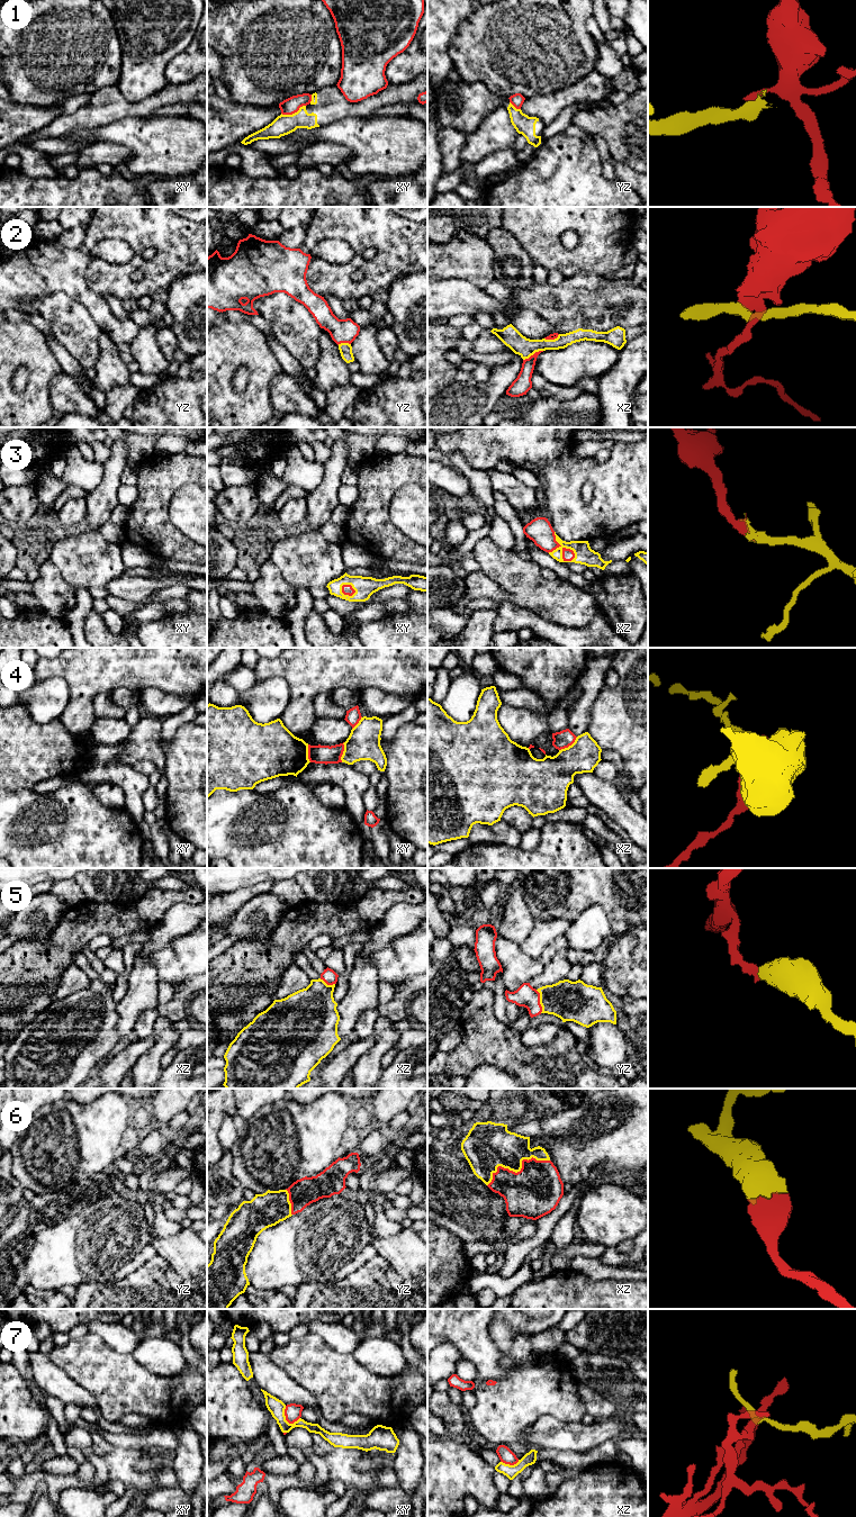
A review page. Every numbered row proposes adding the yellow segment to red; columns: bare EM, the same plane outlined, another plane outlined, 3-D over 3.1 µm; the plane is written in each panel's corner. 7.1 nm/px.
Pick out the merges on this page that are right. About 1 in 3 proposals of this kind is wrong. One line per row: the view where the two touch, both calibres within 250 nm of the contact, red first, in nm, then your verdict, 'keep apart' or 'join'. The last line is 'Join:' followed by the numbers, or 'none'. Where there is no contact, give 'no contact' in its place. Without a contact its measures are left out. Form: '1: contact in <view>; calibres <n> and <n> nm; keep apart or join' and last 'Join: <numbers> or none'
1: contact in xy; calibres 120 and 150 nm; keep apart
2: contact in xz; calibres 120 and 140 nm; keep apart
3: contact in xz; calibres 90 and 140 nm; join
4: contact in xz; calibres 120 and 280 nm; keep apart
5: contact in yz; calibres 160 and 280 nm; join
6: contact in xz; calibres 360 and 300 nm; join
7: contact in xy; calibres 120 and 110 nm; keep apart
Join: 3, 5, 6

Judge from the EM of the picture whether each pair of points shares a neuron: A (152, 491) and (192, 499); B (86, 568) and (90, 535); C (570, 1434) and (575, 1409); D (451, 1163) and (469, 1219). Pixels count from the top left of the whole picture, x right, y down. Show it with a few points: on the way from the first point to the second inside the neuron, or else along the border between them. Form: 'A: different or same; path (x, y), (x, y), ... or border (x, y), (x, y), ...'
A: different; border (195, 482), (183, 484), (172, 496), (170, 521)
B: same; path (86, 560), (90, 543)
C: different; border (547, 1415), (567, 1421), (579, 1421)
D: same; path (451, 1176), (451, 1193), (463, 1206)

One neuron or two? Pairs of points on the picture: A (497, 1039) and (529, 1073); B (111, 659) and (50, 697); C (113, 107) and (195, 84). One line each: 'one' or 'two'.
A: one
B: two
C: one

